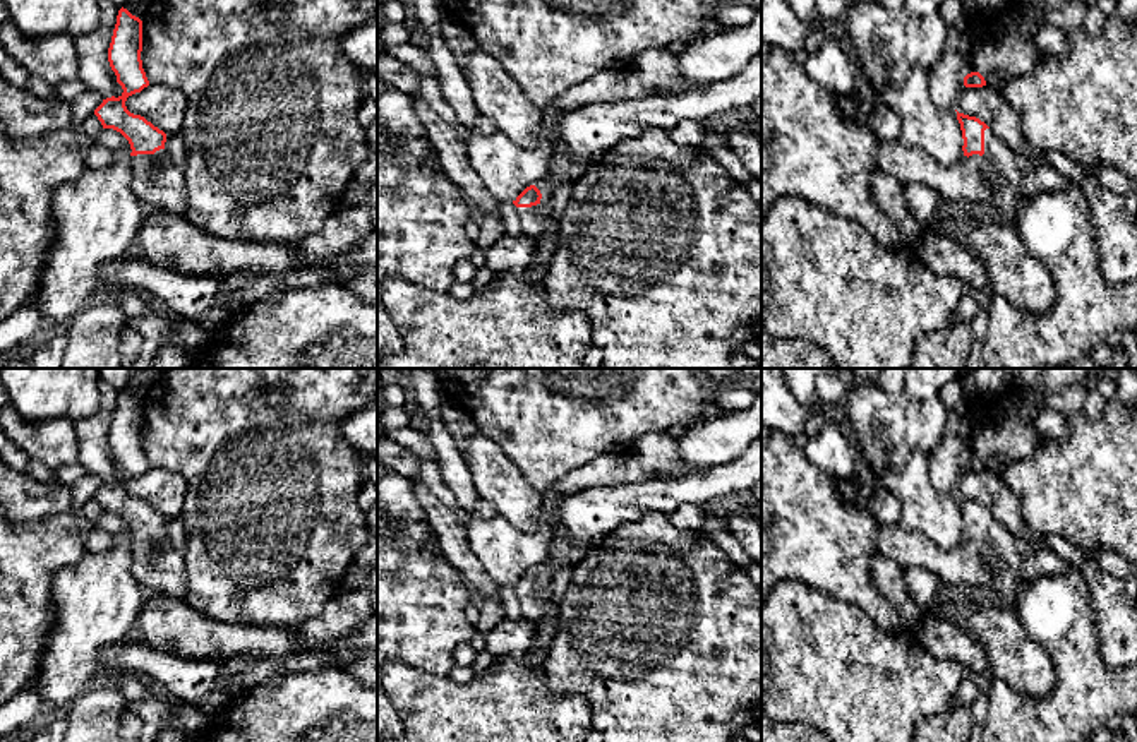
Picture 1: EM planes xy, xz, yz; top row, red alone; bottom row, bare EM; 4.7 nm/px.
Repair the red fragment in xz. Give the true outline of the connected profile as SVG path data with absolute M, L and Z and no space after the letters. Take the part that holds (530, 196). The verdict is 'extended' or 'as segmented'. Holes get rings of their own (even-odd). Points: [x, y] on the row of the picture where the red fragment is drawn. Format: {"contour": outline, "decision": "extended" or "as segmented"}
{"contour": "M550 180L526 187L514 200L521 228L525 235L538 240L552 228L550 194L554 185Z", "decision": "extended"}

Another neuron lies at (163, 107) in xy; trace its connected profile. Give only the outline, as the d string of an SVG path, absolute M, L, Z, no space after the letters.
M149 84L125 101L130 113L144 117L166 135L180 132L185 105L185 96L178 89L161 84Z

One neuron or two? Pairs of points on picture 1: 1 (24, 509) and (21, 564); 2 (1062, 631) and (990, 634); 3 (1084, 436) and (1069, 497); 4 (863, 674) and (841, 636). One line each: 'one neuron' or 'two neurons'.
1: two neurons
2: two neurons
3: one neuron
4: one neuron

